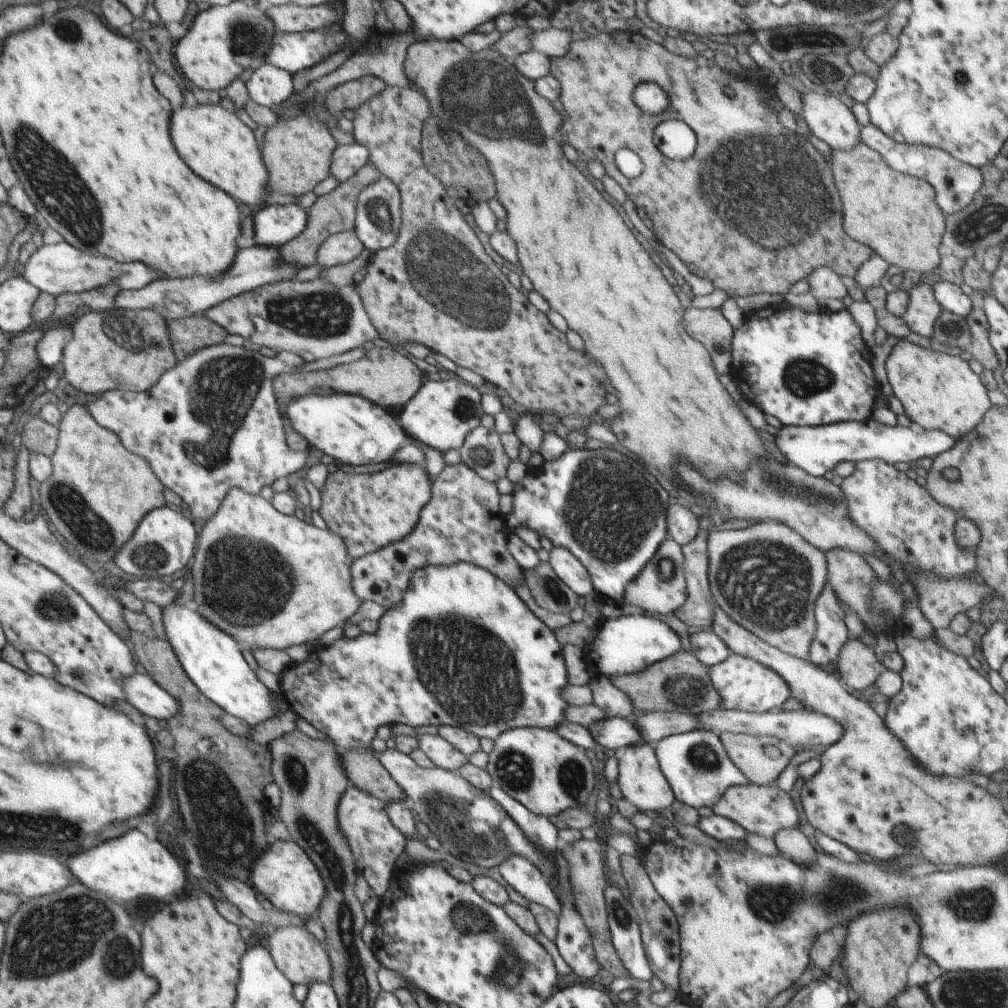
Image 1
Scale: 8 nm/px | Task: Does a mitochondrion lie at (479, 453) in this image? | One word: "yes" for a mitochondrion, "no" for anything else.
yes

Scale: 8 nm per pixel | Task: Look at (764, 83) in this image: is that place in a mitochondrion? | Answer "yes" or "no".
no

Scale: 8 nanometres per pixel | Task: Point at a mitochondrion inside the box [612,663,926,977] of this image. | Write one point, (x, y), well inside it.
(836, 893)

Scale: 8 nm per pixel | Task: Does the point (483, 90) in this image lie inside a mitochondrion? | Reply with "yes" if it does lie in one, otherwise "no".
yes

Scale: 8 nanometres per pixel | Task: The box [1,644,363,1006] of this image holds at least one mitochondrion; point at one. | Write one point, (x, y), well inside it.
(59, 933)

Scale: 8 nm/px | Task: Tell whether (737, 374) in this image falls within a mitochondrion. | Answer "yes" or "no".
no

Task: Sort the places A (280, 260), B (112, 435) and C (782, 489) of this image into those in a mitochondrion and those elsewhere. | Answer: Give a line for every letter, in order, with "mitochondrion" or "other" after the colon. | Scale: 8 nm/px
A: other
B: other
C: mitochondrion

